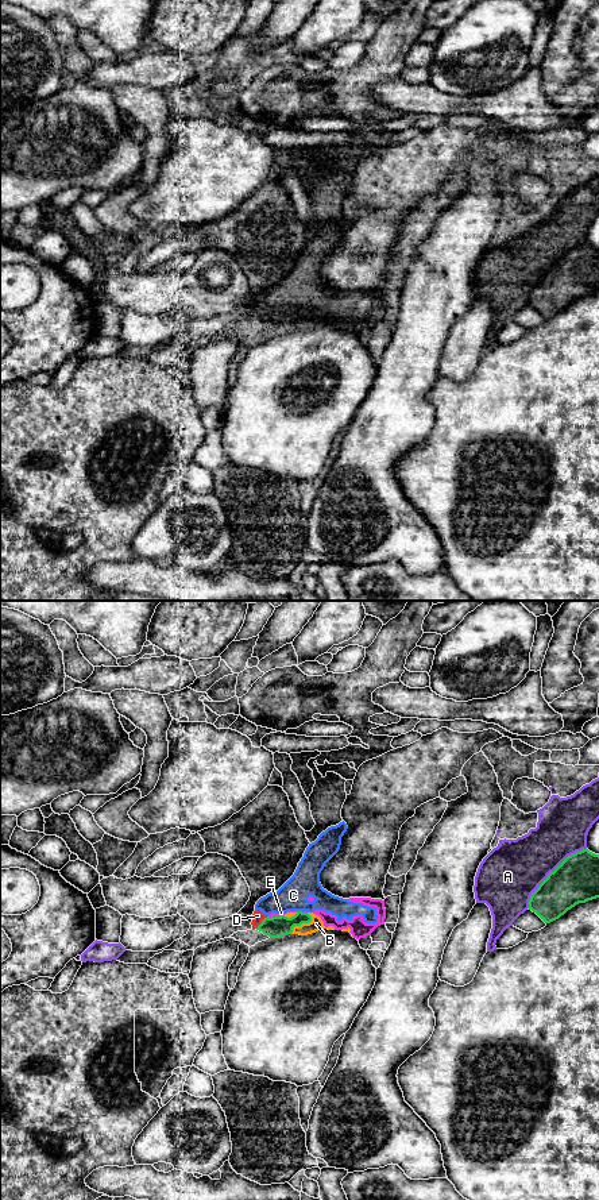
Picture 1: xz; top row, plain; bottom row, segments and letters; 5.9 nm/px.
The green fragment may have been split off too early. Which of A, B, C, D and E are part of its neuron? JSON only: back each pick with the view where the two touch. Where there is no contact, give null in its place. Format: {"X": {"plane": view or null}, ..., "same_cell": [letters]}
{"same_cell": []}

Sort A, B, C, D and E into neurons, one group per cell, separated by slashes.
A B C D E

